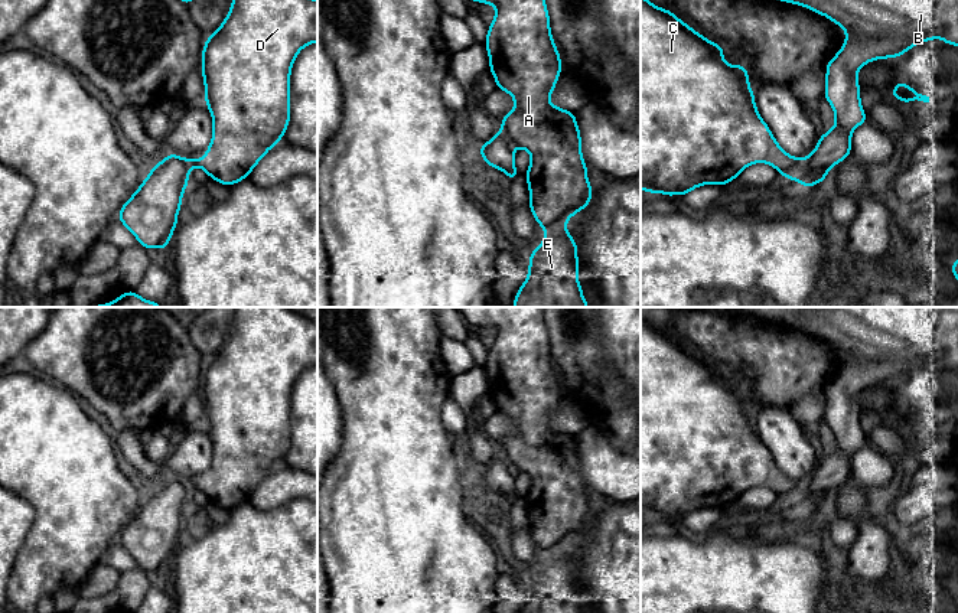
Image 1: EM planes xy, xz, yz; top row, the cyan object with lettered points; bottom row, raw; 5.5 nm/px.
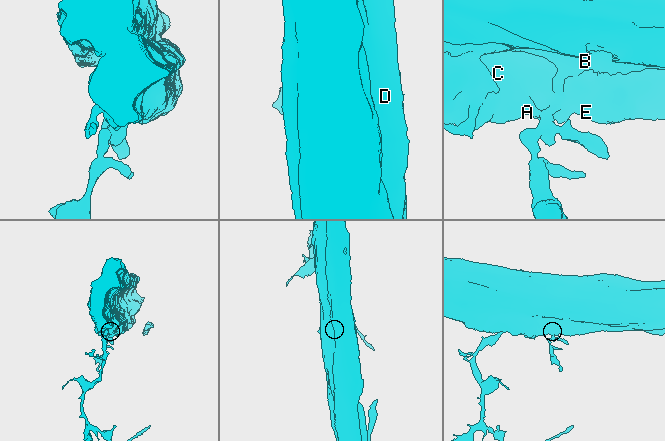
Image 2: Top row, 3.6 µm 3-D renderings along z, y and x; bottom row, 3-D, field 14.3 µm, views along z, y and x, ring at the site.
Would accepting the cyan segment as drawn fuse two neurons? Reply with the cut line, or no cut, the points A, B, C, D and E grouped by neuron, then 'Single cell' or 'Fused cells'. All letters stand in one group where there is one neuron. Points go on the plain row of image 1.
Split along yz (802, 483), (791, 502). Groups: A C D E / B. Fused cells

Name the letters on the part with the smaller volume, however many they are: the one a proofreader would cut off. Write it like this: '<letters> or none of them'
A, C, D, E

